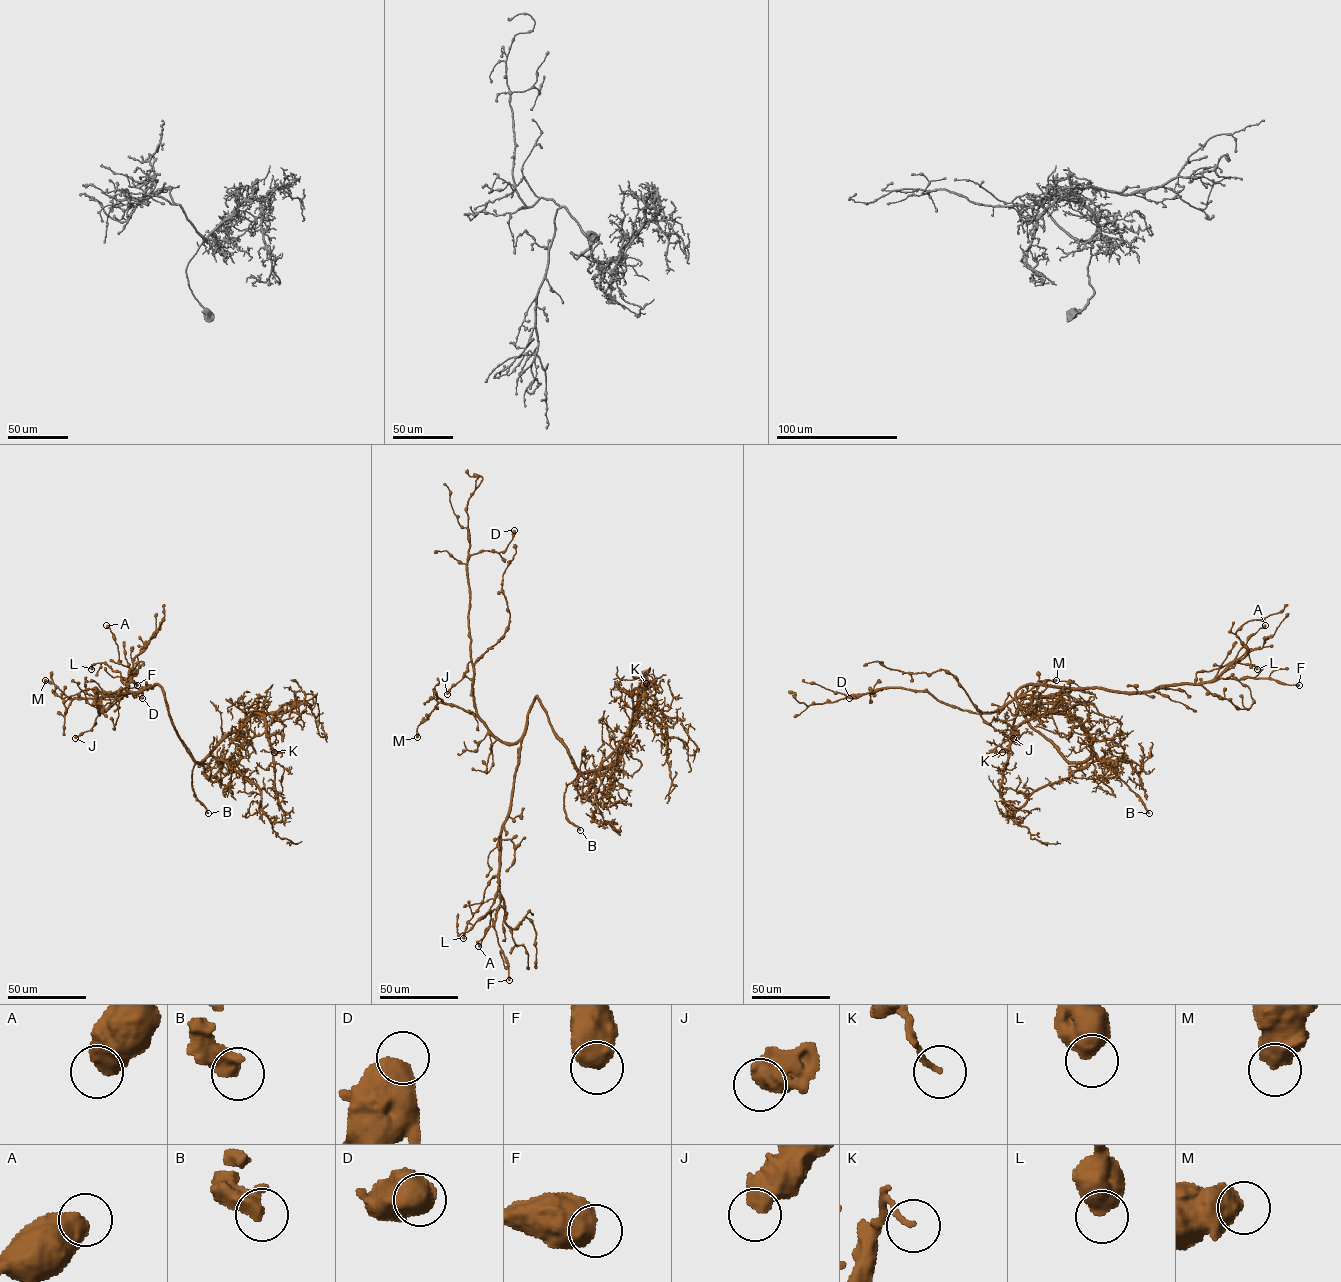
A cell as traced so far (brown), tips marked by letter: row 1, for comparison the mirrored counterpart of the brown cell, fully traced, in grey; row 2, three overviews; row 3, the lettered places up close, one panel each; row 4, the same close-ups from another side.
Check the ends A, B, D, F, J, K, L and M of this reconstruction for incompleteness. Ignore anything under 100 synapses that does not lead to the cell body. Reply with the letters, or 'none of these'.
B

